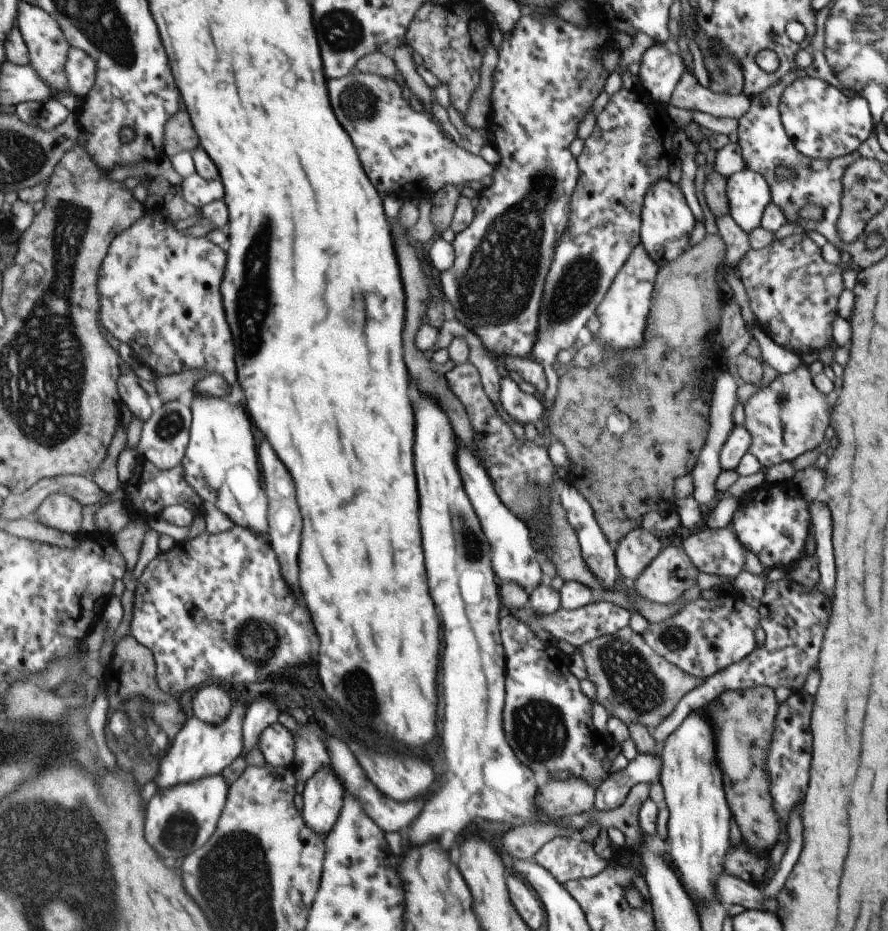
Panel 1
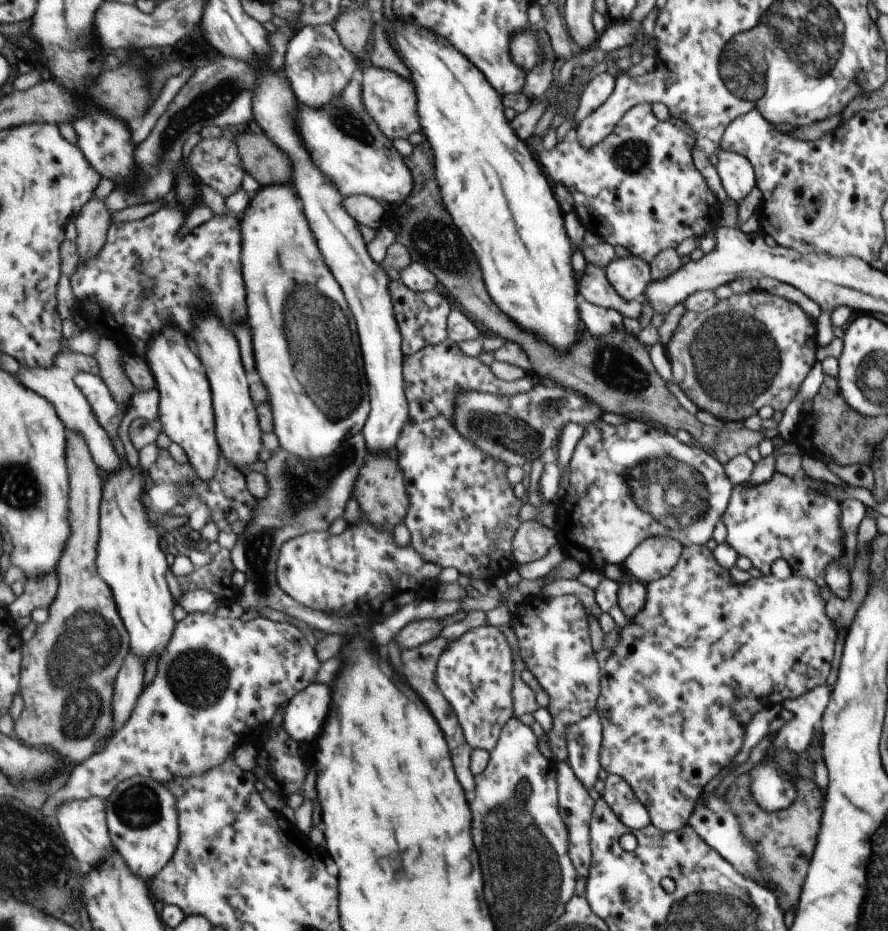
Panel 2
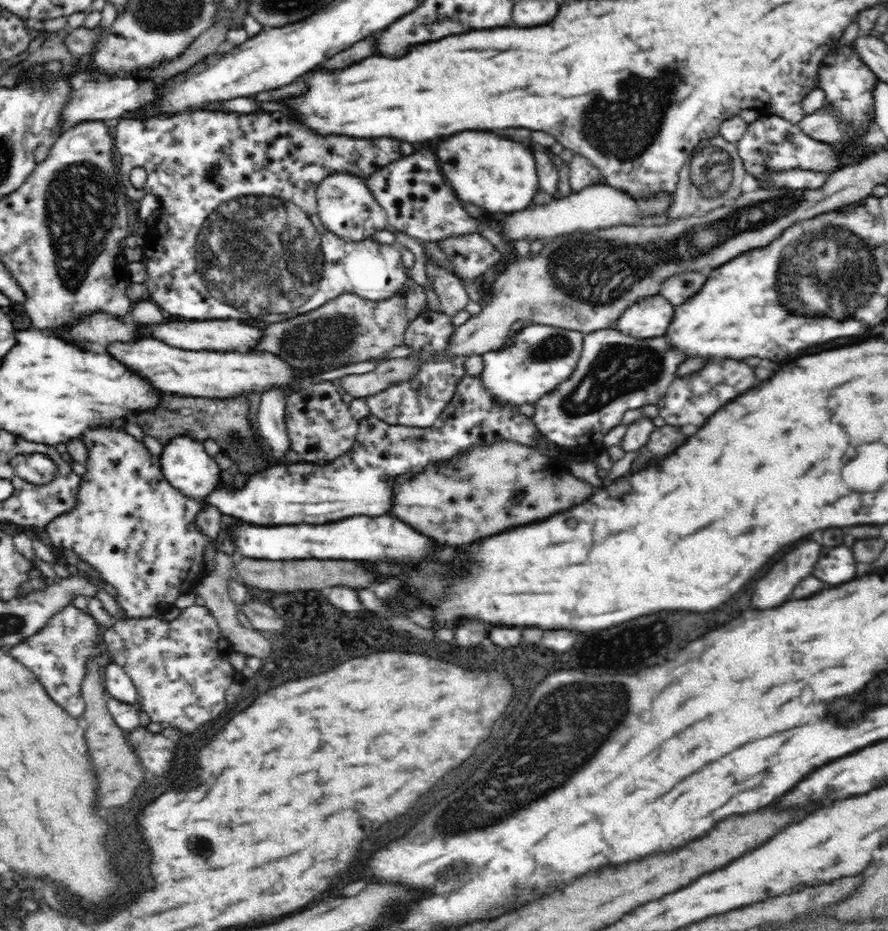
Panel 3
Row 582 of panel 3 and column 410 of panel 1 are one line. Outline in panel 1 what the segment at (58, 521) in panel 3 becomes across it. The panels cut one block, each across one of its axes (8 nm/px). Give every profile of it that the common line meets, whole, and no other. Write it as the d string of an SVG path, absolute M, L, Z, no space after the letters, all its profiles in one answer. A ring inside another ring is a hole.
M353 68L345 78L331 80L329 92L333 110L337 110L337 118L341 118L341 124L357 150L365 176L379 194L397 196L403 202L421 202L443 186L461 188L471 180L479 180L483 188L491 186L495 168L481 160L481 156L451 142L429 114L413 112L401 98L401 88L395 80L363 74Z

